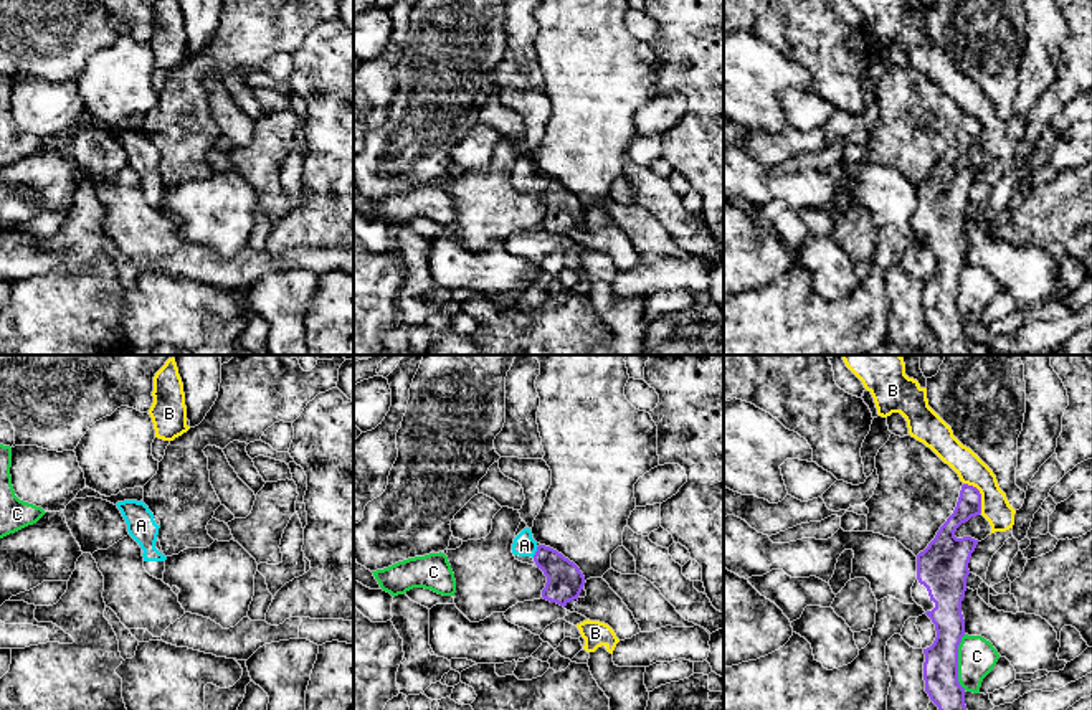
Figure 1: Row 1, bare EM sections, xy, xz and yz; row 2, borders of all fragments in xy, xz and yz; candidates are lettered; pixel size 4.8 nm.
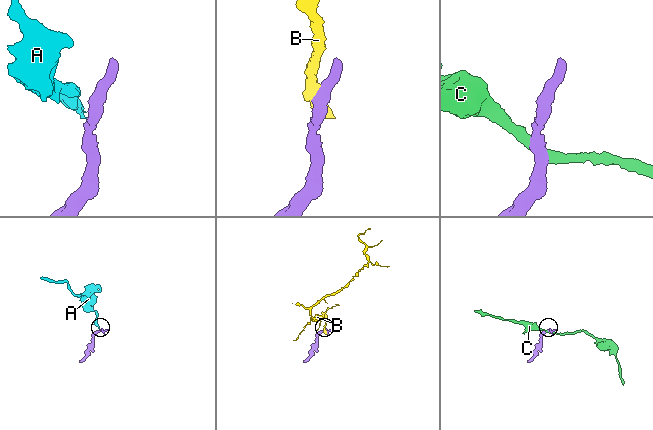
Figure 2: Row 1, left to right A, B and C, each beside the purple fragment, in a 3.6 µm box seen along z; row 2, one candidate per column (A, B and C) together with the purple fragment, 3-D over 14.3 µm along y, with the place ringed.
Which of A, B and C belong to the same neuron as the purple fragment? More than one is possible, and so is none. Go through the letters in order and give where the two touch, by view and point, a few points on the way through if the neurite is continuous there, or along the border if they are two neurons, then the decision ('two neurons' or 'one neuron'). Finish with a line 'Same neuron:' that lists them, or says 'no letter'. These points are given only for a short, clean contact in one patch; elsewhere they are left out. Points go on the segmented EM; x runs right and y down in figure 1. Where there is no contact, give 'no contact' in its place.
A: contact xz (536, 552); way xz (565, 582), (536, 552), (524, 545); one neuron
B: contact yz (980, 494); two neurons
C: contact yz (957, 662); two neurons
Same neuron: A

